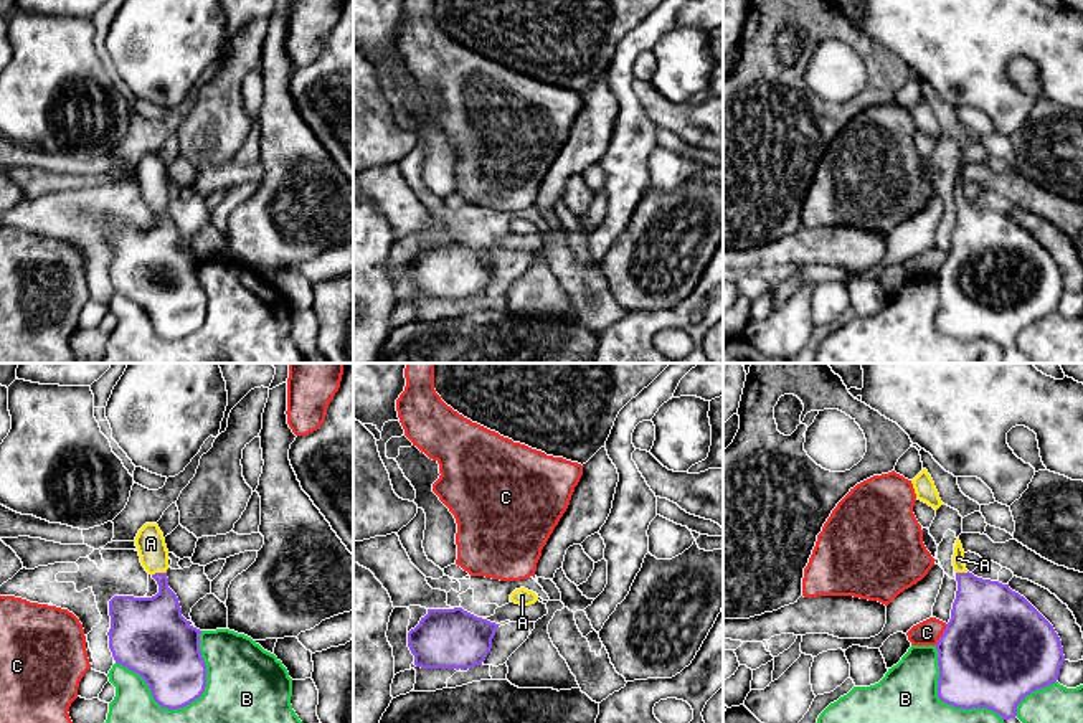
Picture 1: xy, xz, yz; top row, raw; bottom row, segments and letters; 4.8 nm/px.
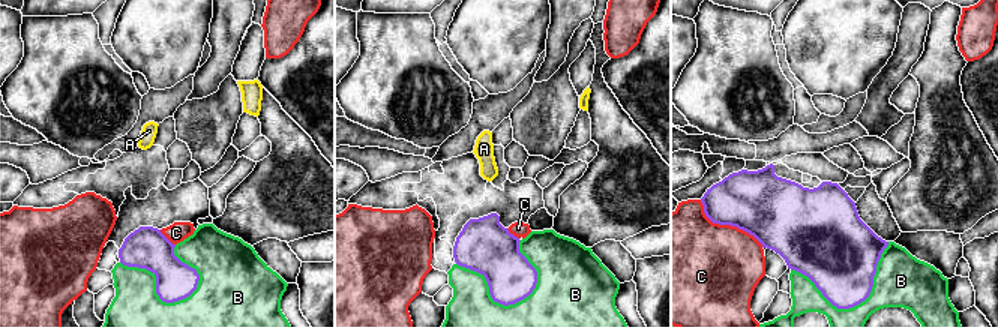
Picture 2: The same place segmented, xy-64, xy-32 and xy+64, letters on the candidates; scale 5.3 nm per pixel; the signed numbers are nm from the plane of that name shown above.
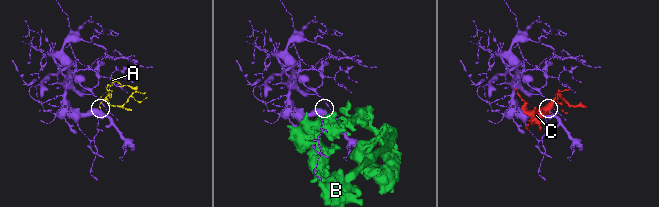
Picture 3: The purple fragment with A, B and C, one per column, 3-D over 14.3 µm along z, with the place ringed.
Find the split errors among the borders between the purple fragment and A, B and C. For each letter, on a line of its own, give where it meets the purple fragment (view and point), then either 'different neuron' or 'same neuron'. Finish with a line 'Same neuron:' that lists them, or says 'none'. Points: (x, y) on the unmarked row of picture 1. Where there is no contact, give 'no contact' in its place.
A: contact xy (159, 203); same neuron
B: contact xy (159, 334); different neuron
C: contact yz (943, 264); different neuron
Same neuron: A

